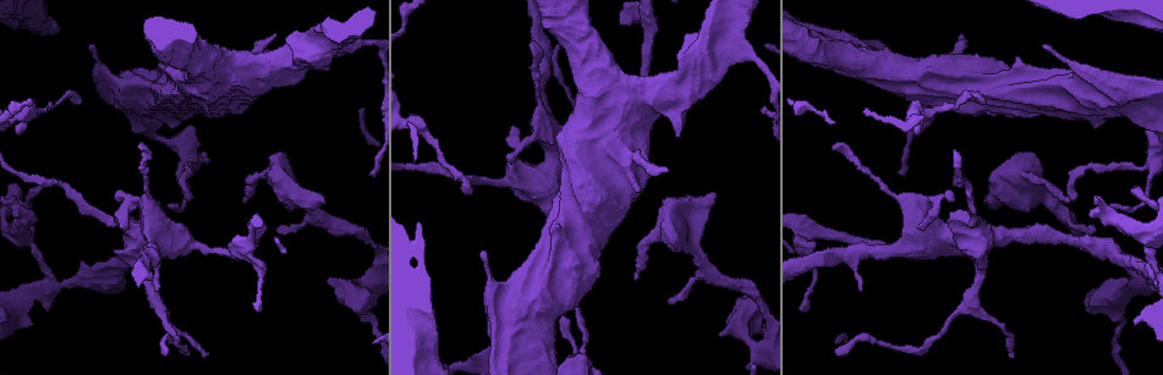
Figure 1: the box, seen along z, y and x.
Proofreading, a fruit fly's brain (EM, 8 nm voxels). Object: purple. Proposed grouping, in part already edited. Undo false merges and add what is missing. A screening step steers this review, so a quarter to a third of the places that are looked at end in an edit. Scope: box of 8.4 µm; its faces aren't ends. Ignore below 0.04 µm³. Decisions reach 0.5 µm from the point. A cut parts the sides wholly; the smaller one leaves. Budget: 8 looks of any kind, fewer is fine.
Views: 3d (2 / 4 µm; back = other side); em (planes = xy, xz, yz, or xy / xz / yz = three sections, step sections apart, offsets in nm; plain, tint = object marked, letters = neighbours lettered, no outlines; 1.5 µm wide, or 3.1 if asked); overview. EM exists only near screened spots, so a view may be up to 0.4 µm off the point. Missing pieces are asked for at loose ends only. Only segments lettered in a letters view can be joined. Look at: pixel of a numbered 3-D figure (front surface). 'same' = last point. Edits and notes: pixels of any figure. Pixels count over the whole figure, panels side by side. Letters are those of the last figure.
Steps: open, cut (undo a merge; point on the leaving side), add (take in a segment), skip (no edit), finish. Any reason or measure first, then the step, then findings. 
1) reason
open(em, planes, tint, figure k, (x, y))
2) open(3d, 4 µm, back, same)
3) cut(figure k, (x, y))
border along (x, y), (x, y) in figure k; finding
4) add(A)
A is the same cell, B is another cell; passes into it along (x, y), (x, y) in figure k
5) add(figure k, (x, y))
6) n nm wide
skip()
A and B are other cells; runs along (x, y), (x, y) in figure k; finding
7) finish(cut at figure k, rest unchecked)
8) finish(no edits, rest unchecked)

sudden change in width
open(em, xy, step 8, letters, figure 1, (194, 245))

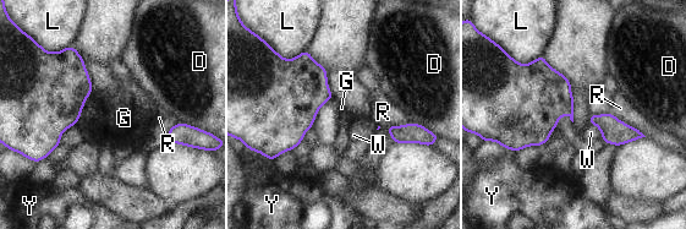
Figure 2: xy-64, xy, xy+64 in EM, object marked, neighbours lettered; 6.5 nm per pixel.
skip()
D, G, L, R, W and Y are other cells; border along (588, 123), (594, 124), (603, 137) in figure 2; all the same cell

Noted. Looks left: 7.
an open end
open(em, yz, step 4, letters, figure 1, (203, 356))

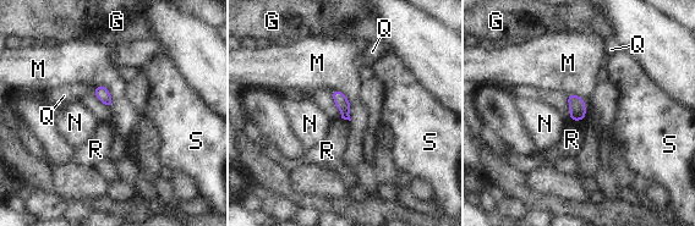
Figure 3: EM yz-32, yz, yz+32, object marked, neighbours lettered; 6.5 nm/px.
open(em, planes, letters, same)

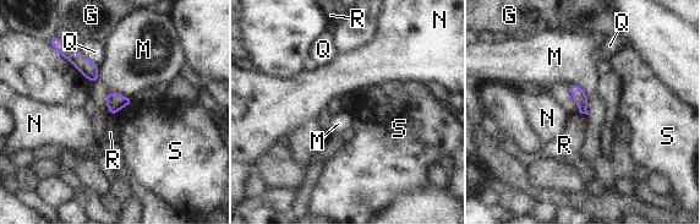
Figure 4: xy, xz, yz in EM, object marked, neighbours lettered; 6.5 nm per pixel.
90 nm wide
skip()
G, M, N, Q, R and S are other cells; border along (579, 112), (588, 115) in figure 4; none of them fits

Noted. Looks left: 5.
free end
open(em, planes, letters, figure 1, (325, 203))

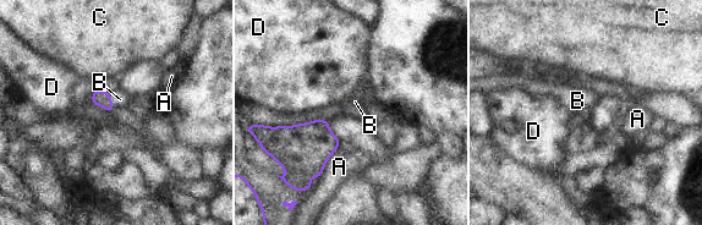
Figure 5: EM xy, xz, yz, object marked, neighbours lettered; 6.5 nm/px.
add(B)
B is the same cell, A, C and D are other cells; passes into it along (103, 99), (110, 102), (120, 99) in figure 5; it goes on there

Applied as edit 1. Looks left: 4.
an open end
open(em, planes, letters, figure 1, (242, 199))

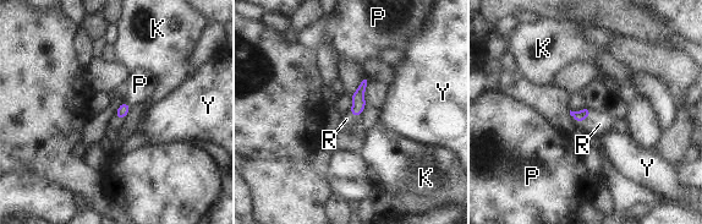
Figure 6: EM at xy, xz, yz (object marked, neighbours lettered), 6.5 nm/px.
add(R)
R is the same cell, K, P and Y are other cells; passes into it along (357, 97), (355, 115), (346, 119) in figure 6; the cell continues

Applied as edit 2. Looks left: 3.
finish(add at figure 5, add at figure 6, rest unchecked)

